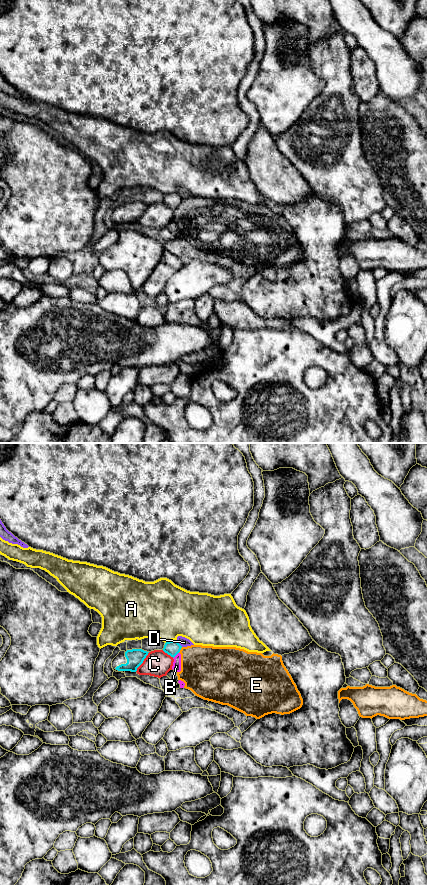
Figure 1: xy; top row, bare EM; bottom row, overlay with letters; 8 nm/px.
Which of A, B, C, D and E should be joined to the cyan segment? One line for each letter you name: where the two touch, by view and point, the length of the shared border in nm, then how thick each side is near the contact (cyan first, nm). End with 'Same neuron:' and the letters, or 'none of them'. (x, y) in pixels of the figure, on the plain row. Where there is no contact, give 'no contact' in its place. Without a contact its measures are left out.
Same neuron: none of them

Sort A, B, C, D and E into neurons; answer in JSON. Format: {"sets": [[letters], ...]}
{"sets": [["A"], ["B", "E"], ["C"], ["D"]]}

